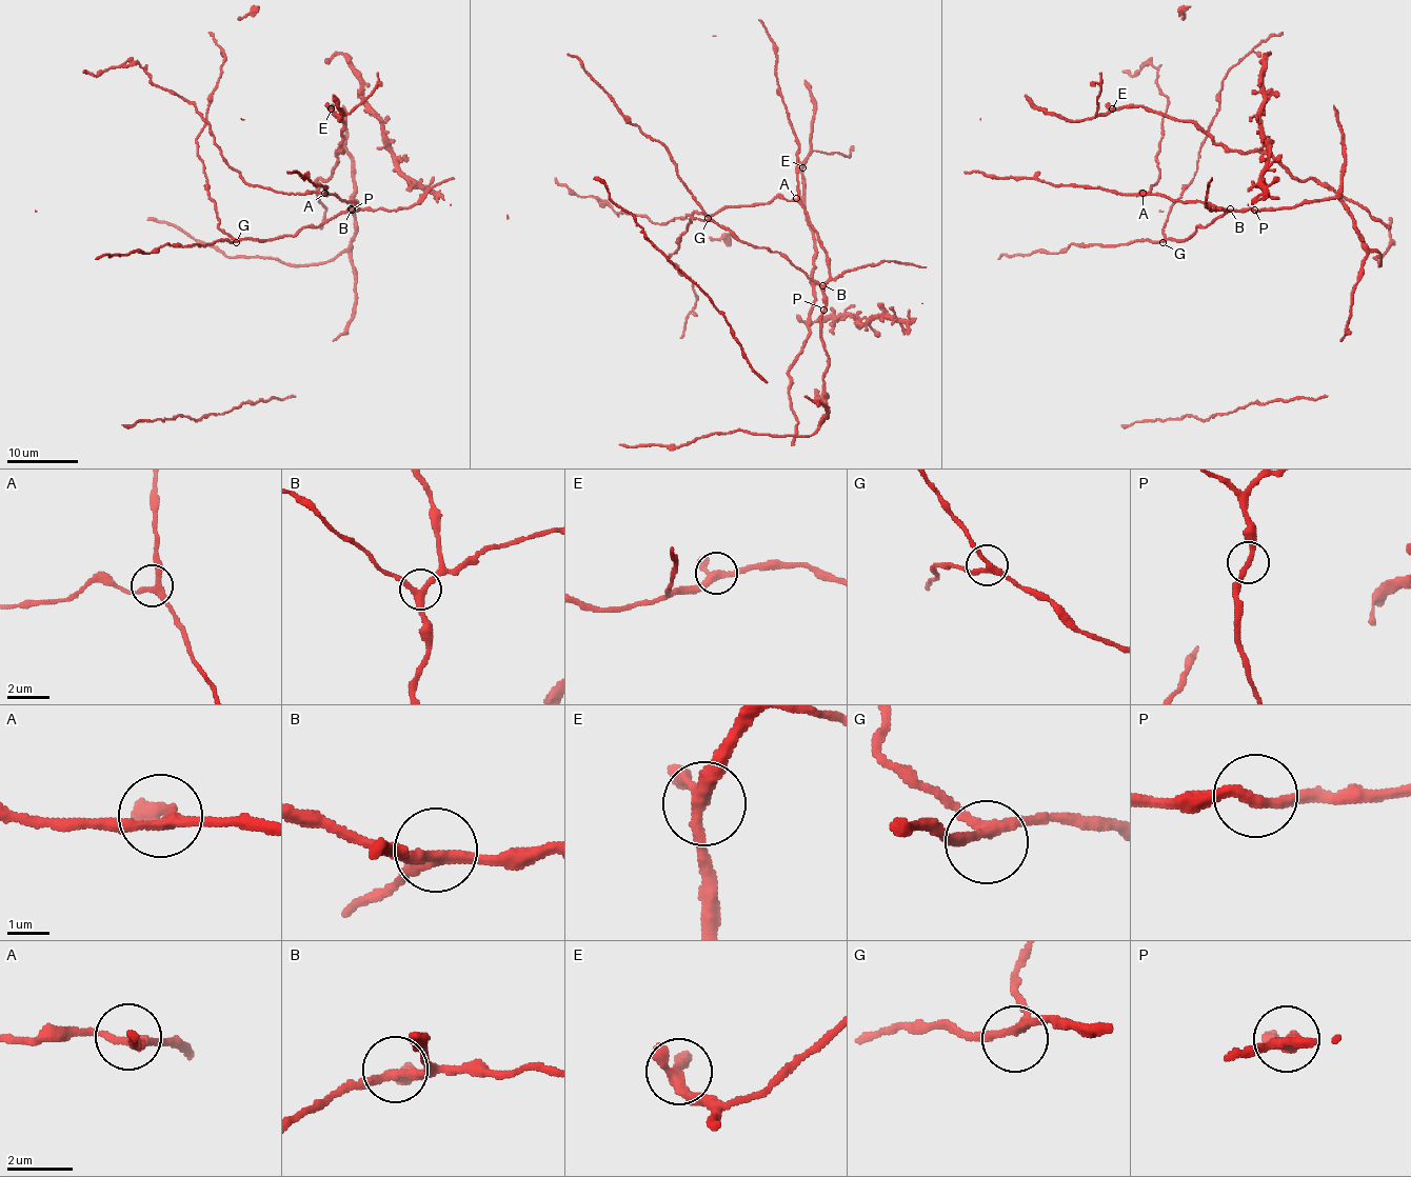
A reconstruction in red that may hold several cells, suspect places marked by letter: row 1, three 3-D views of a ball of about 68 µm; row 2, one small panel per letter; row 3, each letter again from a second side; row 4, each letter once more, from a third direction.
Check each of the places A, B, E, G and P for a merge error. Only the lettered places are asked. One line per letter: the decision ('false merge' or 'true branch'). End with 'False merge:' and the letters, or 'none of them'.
A: true branch
B: true branch
E: true branch
G: true branch
P: true branch
False merge: none of them

